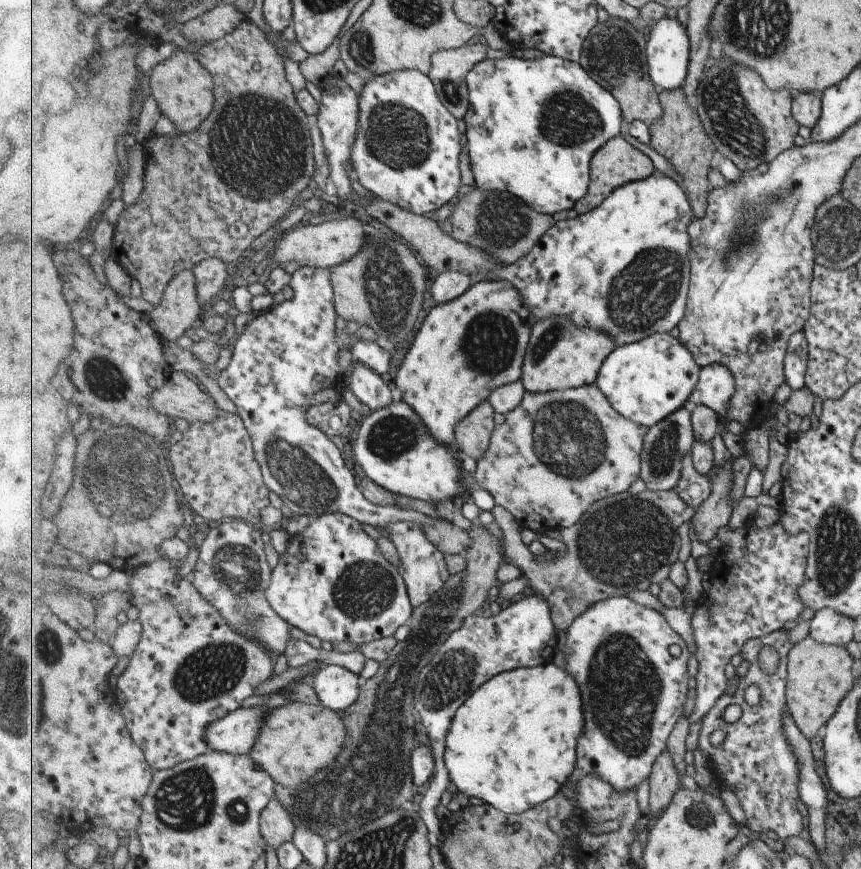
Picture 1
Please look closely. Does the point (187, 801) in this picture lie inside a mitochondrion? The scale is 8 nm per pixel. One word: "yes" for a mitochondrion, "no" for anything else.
yes

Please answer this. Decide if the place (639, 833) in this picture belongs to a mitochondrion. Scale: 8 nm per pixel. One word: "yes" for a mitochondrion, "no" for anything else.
no

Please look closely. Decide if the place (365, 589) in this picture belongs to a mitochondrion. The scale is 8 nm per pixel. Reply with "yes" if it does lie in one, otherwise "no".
yes

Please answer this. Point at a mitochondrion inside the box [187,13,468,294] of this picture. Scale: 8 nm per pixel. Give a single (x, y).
(251, 153)

